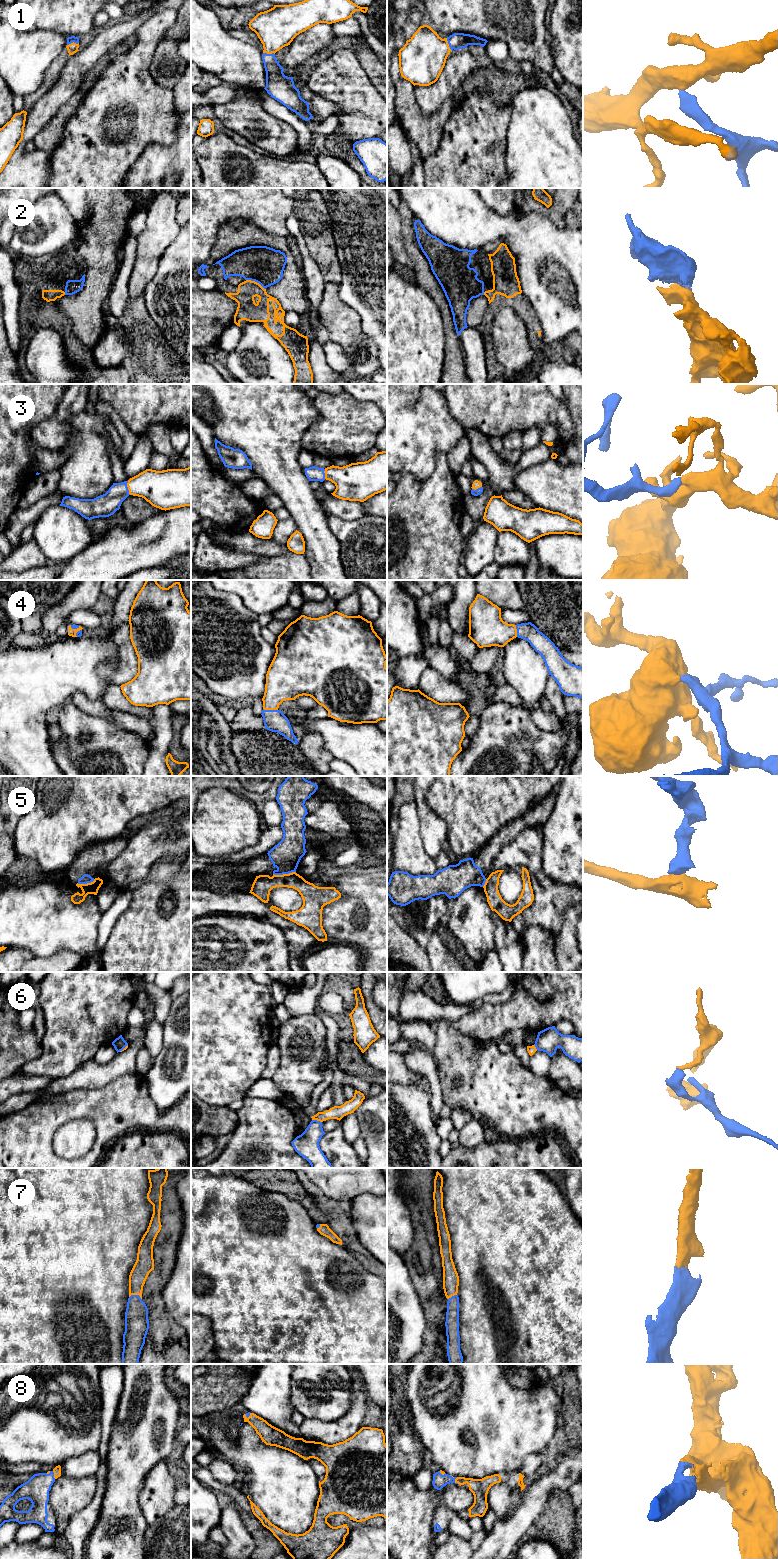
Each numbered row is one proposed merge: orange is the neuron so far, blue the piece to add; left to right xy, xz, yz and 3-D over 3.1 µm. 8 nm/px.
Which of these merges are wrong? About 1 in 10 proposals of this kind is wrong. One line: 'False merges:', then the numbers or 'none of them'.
False merges: 5, 6

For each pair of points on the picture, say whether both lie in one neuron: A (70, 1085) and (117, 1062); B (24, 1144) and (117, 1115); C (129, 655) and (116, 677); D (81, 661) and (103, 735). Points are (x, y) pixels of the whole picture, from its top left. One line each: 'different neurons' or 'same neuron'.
A: same neuron
B: same neuron
C: same neuron
D: different neurons

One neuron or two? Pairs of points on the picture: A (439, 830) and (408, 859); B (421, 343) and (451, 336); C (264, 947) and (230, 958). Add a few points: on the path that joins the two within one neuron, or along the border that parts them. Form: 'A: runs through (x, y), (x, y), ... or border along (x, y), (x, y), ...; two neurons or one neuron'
A: border along (419, 822), (419, 833), (424, 850), (433, 859); two neurons
B: border along (443, 326), (446, 339); two neurons
C: runs through (256, 953), (250, 958), (238, 958); one neuron

